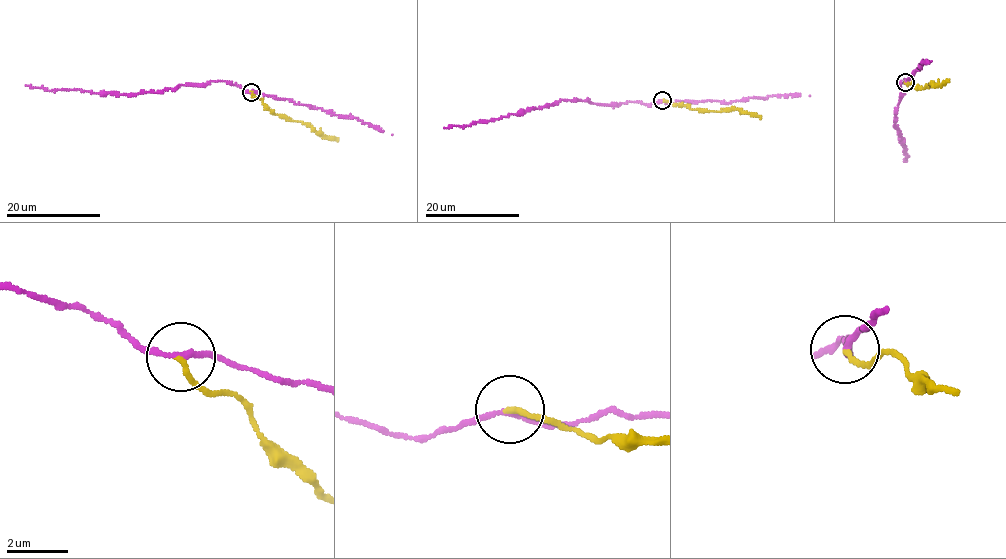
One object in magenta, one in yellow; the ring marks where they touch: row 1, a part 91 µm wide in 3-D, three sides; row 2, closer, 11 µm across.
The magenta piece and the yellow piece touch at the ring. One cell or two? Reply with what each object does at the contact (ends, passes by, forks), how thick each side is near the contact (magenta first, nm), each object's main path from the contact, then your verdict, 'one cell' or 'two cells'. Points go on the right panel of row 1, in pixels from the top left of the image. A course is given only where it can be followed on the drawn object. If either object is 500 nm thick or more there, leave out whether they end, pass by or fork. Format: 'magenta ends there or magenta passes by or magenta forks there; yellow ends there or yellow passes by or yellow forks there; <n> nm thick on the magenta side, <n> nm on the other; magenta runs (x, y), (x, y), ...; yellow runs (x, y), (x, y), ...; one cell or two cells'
magenta passes by; yellow ends there; 170 nm thick on the magenta side, 170 nm on the other; magenta runs (906, 82), (899, 83), (902, 95), (893, 125), (904, 144), (905, 161); yellow runs (906, 82), (925, 88), (932, 82), (934, 86), (939, 86), (948, 81); two cells

